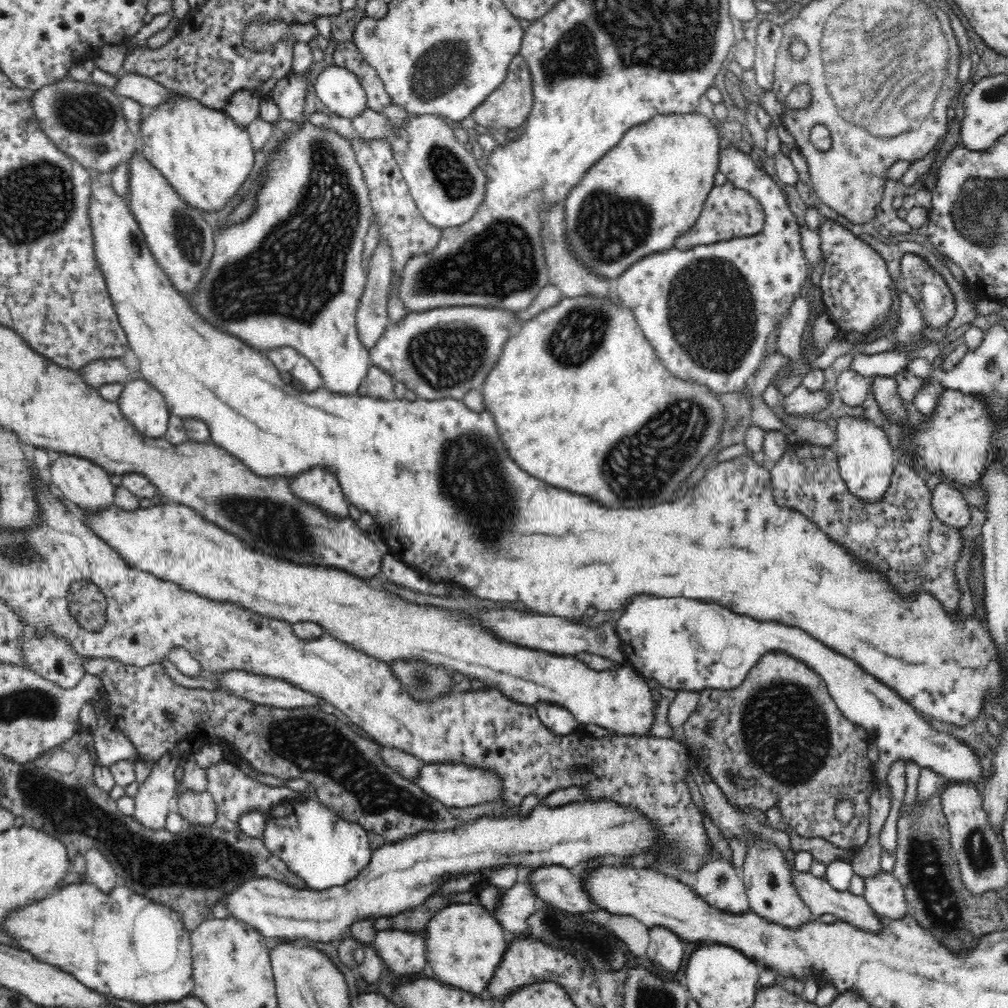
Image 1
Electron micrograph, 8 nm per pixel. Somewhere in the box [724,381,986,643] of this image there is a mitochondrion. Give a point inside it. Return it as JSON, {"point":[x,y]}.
{"point":[914,572]}

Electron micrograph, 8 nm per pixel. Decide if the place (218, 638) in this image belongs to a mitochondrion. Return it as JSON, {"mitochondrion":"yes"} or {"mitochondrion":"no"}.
{"mitochondrion":"no"}

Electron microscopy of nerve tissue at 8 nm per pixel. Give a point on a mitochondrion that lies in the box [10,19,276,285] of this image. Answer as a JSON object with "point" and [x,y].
{"point":[90,114]}

